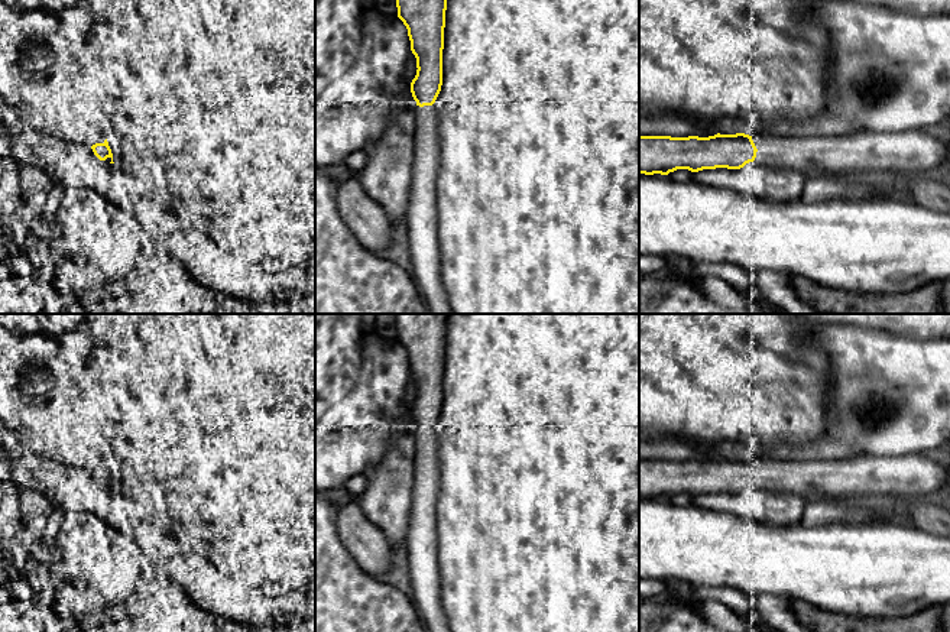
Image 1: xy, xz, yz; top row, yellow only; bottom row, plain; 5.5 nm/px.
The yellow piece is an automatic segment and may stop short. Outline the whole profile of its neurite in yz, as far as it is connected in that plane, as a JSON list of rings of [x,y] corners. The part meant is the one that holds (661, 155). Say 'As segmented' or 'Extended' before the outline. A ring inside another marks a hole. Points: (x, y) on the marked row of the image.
Extended. [[[866,130],[844,136],[814,137],[781,137],[768,133],[759,133],[755,137],[745,133],[717,133],[709,137],[639,136],[639,174],[645,175],[668,175],[677,169],[688,169],[691,172],[716,168],[740,169],[753,161],[775,171],[800,169],[808,175],[820,174],[844,178],[857,178],[869,171],[896,171],[907,175],[937,174],[950,168],[950,140],[943,140],[930,130],[907,130],[898,133],[873,133]]]

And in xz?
Extended. [[[396,0],[408,29],[416,75],[411,82],[415,106],[415,159],[405,217],[403,256],[428,314],[453,314],[441,282],[437,176],[440,169],[438,116],[432,104],[442,85],[447,0]]]

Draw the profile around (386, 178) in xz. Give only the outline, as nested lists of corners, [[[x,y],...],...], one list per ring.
[[[412,100],[395,110],[386,130],[361,150],[367,158],[364,168],[350,174],[363,191],[383,208],[398,234],[398,244],[402,247],[415,159],[415,106],[416,101]]]

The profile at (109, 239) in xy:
[[[64,189],[62,197],[49,220],[51,240],[59,240],[71,255],[80,255],[87,265],[106,278],[123,278],[136,260],[145,242],[137,220],[116,208],[88,189]]]

